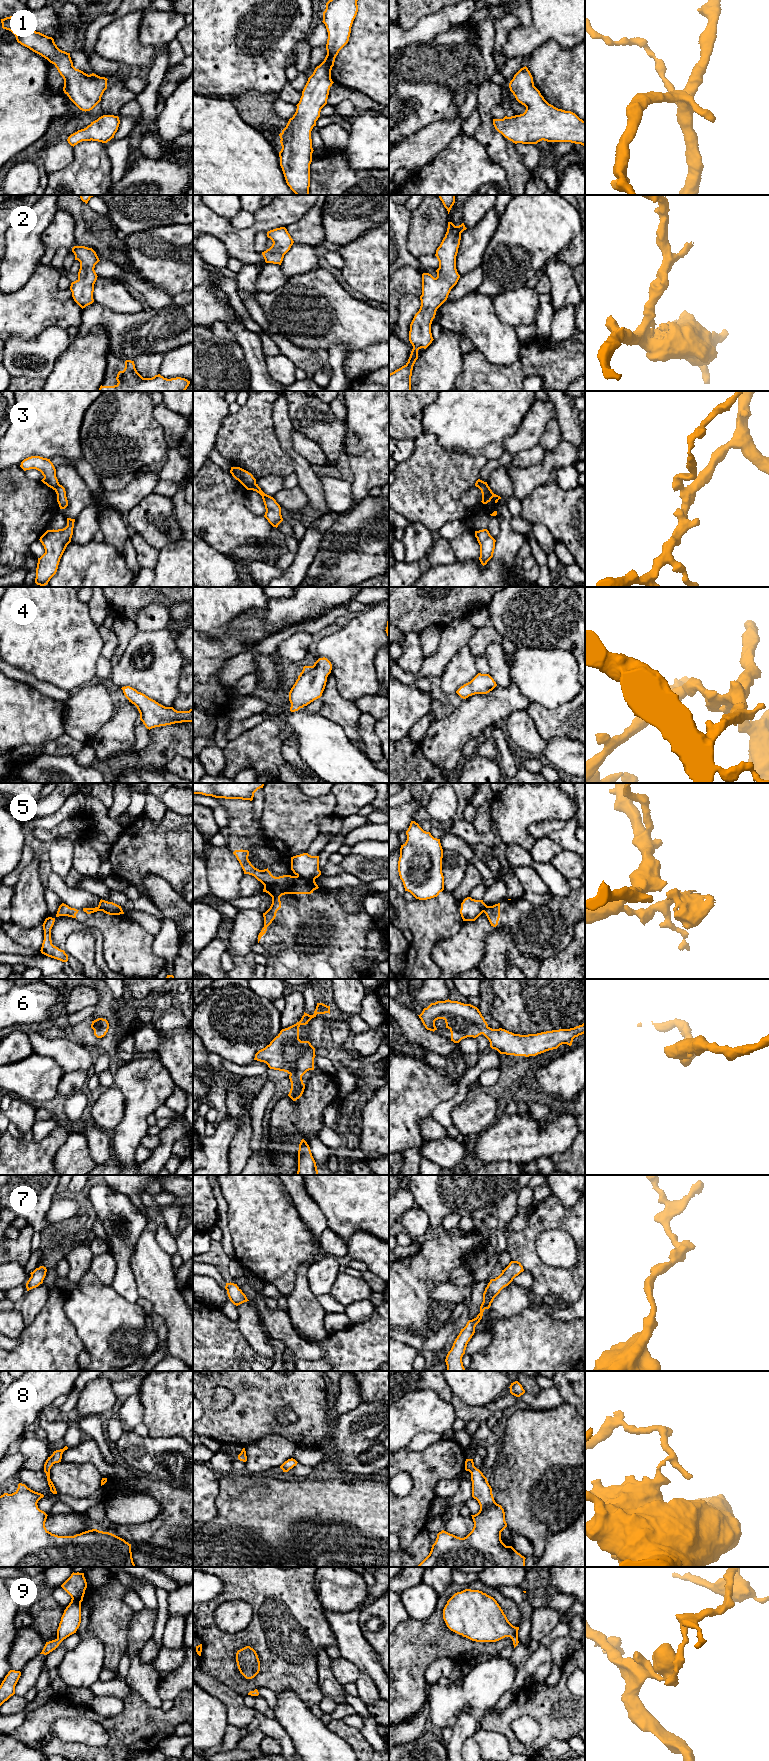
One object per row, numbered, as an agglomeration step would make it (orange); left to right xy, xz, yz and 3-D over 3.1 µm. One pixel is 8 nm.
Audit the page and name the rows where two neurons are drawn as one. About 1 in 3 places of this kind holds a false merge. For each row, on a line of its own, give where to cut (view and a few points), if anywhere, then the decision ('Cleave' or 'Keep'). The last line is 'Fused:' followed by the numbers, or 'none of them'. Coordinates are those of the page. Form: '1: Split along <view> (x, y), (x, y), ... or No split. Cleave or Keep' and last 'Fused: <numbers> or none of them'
1: No split. Keep
2: No split. Keep
3: Split along xz (255, 483), (251, 489). Cleave
4: No split. Keep
5: Split along xz (297, 875), (305, 880), (314, 880). Cleave
6: No split. Keep
7: No split. Keep
8: Split along xy (44, 1468), (49, 1471). Cleave
9: No split. Keep
Fused: 3, 5, 8

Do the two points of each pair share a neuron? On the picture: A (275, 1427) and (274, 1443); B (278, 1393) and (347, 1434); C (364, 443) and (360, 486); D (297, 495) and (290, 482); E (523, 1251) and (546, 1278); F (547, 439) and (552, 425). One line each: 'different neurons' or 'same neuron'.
A: different neurons
B: different neurons
C: same neuron
D: different neurons
E: same neuron
F: same neuron

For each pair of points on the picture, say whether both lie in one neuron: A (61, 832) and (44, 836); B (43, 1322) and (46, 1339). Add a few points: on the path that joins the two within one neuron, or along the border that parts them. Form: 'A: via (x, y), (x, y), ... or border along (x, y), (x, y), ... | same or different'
A: via (57, 832), (48, 835) | same
B: via (46, 1326), (46, 1335) | same

